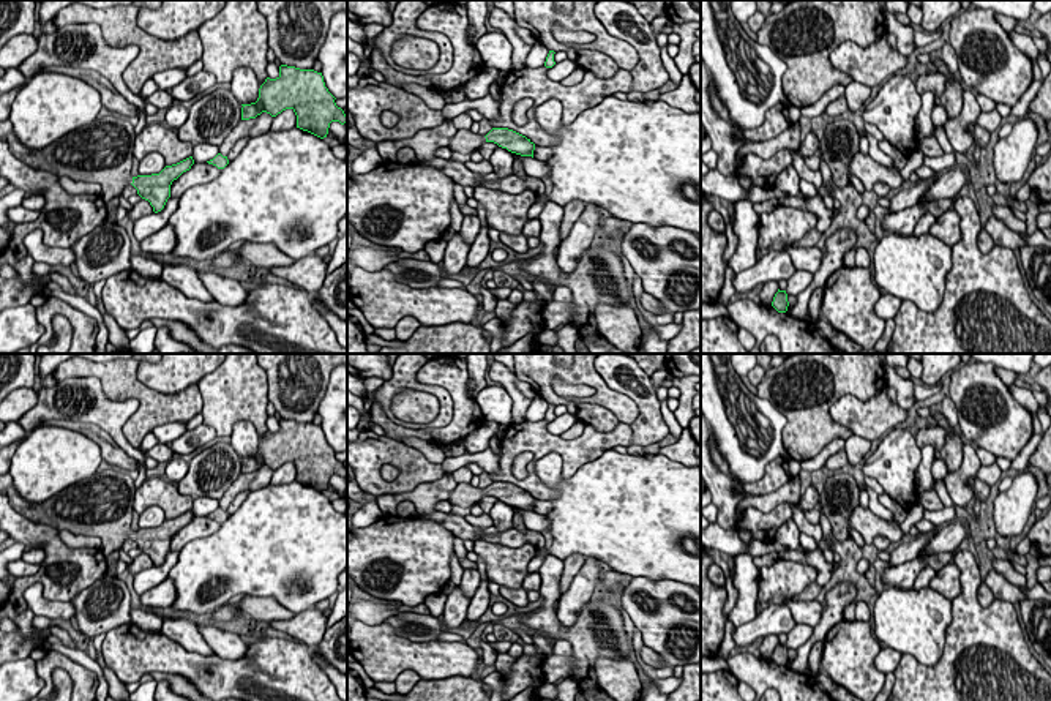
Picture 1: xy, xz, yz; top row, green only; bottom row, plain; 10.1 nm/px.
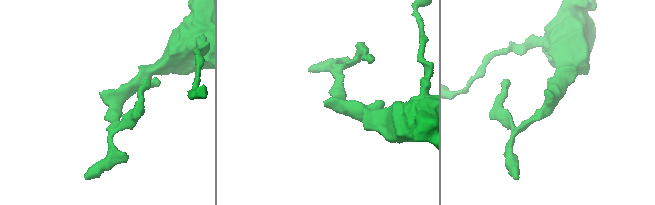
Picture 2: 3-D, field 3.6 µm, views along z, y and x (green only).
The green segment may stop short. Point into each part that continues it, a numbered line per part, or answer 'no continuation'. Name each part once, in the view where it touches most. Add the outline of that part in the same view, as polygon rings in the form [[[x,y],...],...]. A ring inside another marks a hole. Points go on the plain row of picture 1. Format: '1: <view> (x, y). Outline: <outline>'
1: xy (101, 506). Outline: [[[103,469],[87,477],[41,504],[30,504],[13,486],[9,474],[0,475],[0,493],[5,493],[11,507],[38,524],[47,524],[57,530],[69,530],[80,535],[101,538],[101,553],[107,557],[118,551],[126,538],[133,537],[131,518],[136,496],[134,480],[129,472],[120,469]]]

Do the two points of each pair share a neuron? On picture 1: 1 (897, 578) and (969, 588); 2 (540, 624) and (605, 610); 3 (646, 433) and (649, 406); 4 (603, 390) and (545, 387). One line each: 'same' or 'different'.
1: different
2: same
3: same
4: same

